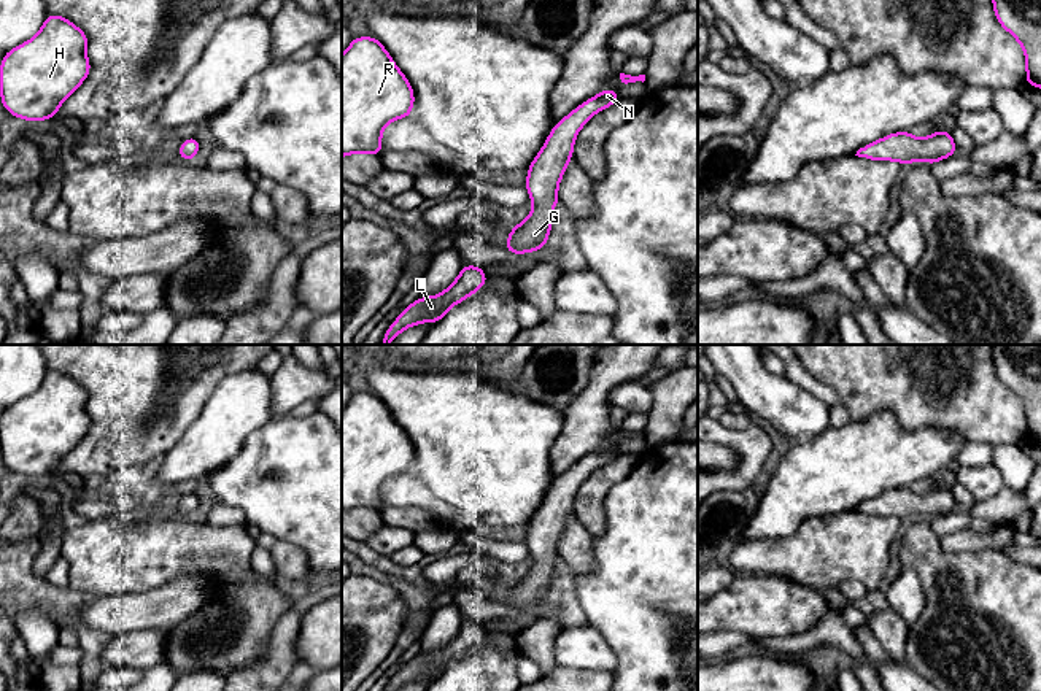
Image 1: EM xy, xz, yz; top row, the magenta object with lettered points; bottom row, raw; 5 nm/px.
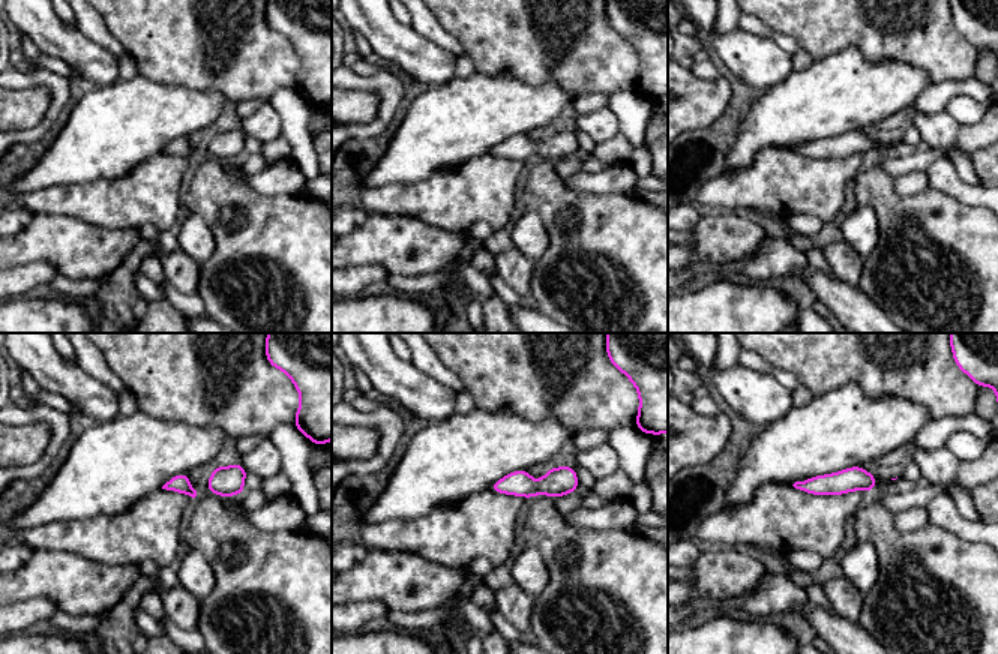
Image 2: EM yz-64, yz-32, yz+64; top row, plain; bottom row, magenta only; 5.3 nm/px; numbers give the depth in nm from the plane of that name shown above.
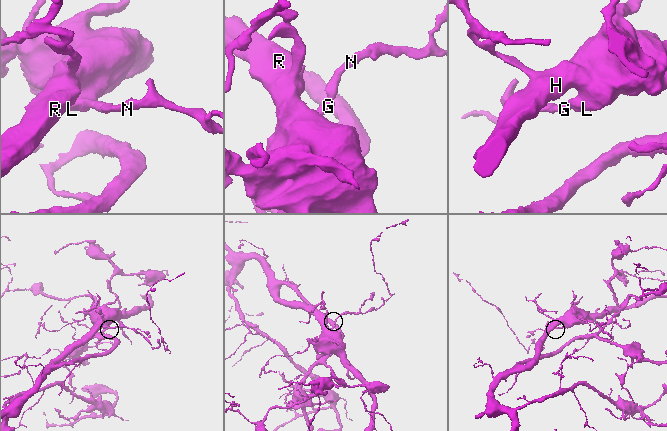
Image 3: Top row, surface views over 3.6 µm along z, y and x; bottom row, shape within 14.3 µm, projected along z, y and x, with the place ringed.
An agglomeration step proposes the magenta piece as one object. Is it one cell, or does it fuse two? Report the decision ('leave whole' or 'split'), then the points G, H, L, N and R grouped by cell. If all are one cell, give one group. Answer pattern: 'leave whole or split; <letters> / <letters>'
leave whole; G H L N R

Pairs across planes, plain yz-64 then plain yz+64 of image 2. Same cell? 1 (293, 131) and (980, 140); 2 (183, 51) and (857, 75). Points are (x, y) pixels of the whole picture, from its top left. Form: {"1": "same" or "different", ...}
{"1": "different", "2": "different"}

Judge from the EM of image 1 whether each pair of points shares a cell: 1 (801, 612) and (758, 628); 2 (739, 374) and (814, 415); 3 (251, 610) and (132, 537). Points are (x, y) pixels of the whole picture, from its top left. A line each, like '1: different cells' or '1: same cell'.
1: same cell
2: same cell
3: same cell

